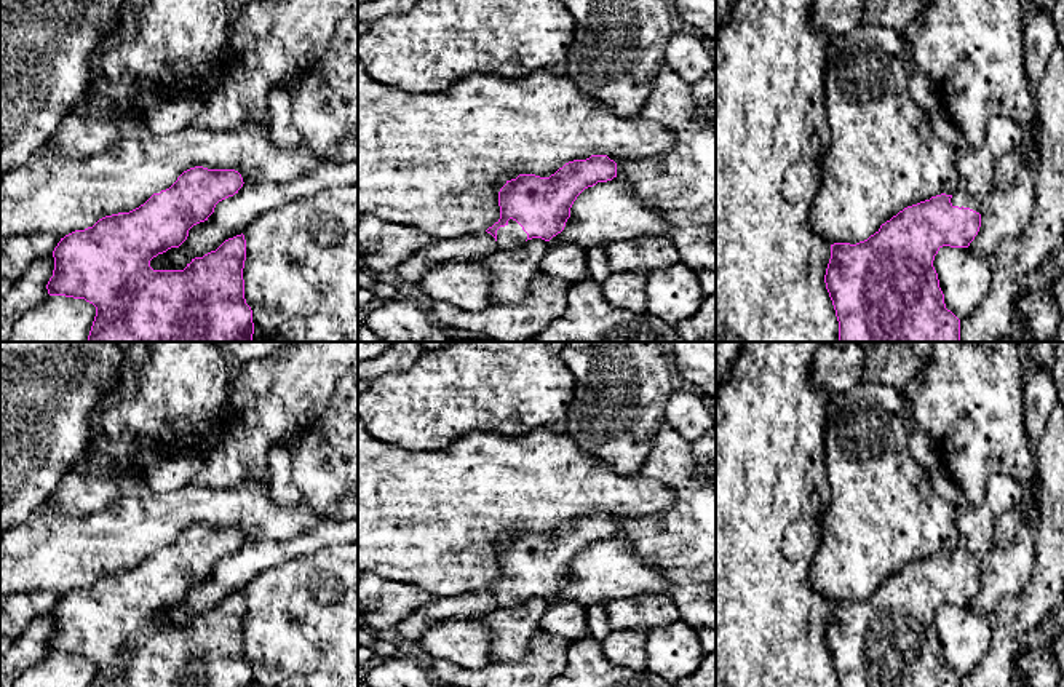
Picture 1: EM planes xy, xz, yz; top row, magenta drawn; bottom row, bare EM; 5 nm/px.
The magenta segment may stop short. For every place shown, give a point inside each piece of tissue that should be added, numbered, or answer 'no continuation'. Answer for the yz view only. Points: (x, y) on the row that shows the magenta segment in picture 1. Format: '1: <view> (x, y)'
1: yz (975, 166)

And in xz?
1: xz (510, 237)

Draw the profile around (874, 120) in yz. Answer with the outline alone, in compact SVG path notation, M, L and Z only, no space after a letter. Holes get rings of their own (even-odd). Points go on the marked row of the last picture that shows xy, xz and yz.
M861 24L848 35L832 37L829 43L824 93L832 137L823 157L821 182L808 212L808 224L831 244L864 241L904 208L941 193L954 195L960 185L955 147L931 129L928 113L914 102L909 93L904 48L896 30Z

